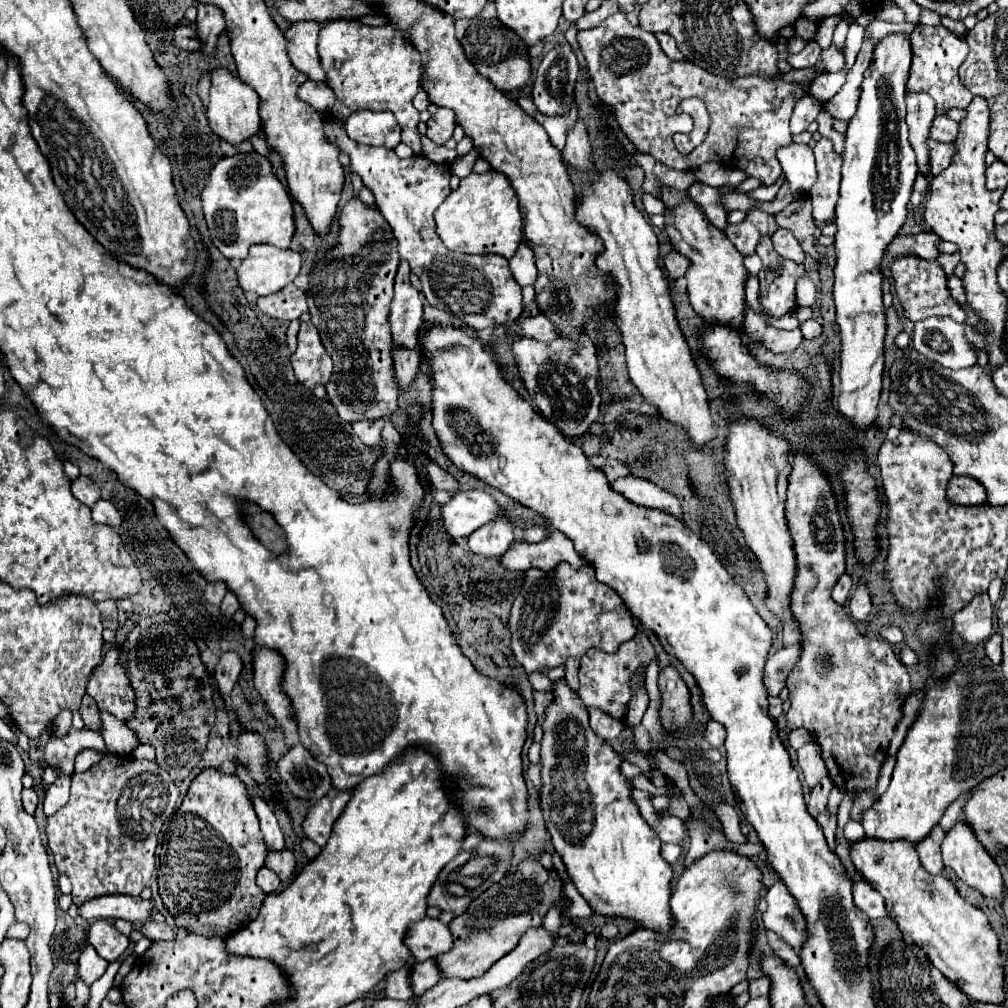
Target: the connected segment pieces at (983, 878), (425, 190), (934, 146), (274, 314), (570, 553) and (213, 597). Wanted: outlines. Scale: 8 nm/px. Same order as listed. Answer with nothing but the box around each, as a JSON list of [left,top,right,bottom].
[[942,821,1006,903],[326,123,524,329],[928,141,954,177],[256,283,308,323],[498,525,586,571],[204,581,226,605]]

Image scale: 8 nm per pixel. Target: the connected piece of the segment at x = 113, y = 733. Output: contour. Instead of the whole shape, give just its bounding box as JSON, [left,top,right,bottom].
[100,713,138,755]

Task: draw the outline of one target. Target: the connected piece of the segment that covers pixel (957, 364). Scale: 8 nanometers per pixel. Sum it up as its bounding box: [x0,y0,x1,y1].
[912,317,976,369]

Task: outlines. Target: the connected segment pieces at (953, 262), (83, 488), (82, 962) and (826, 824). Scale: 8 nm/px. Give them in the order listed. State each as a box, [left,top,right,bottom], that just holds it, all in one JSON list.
[[934,253,960,277],[72,475,100,507],[78,943,108,987],[816,813,836,851]]

